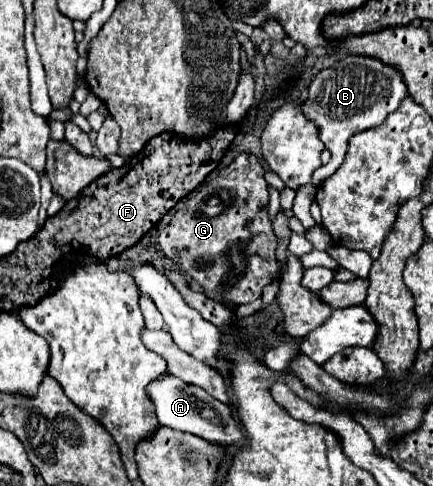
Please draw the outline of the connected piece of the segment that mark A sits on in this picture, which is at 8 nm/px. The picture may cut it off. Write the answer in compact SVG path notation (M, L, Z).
M163 374L147 384L147 394L155 404L157 420L161 426L169 426L173 430L195 434L211 444L233 444L243 438L237 422L231 416L229 406L207 394L203 388L195 384L185 384L173 374Z

